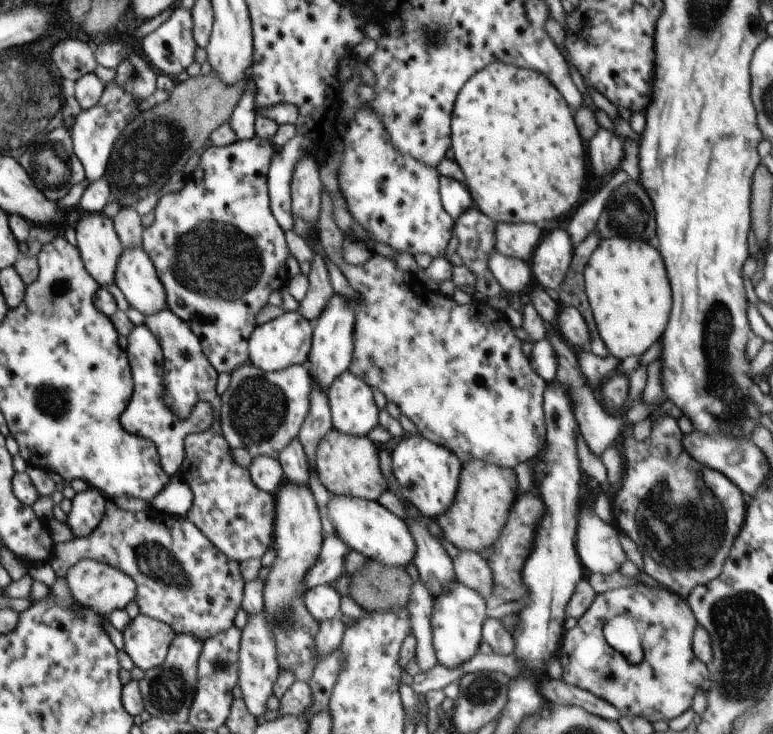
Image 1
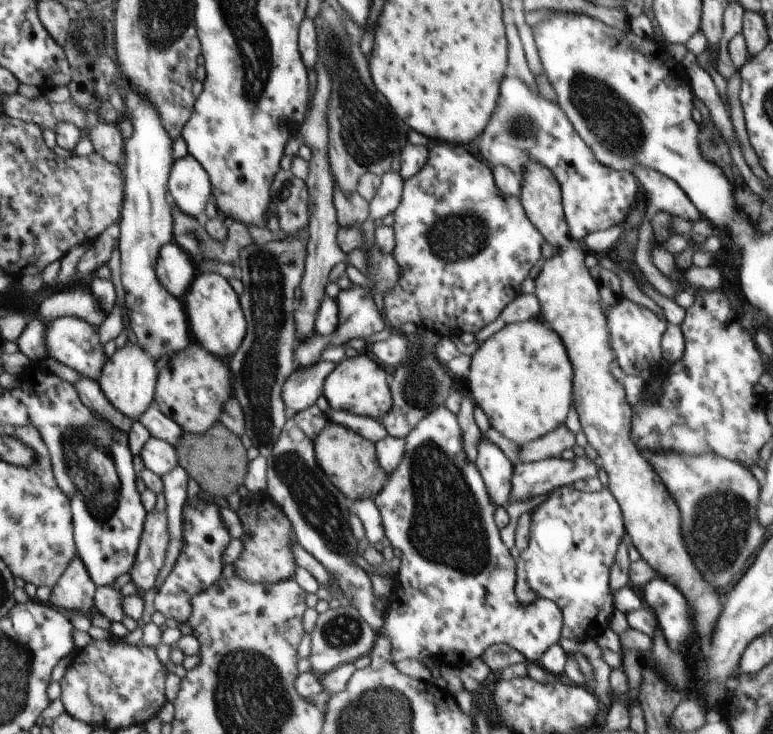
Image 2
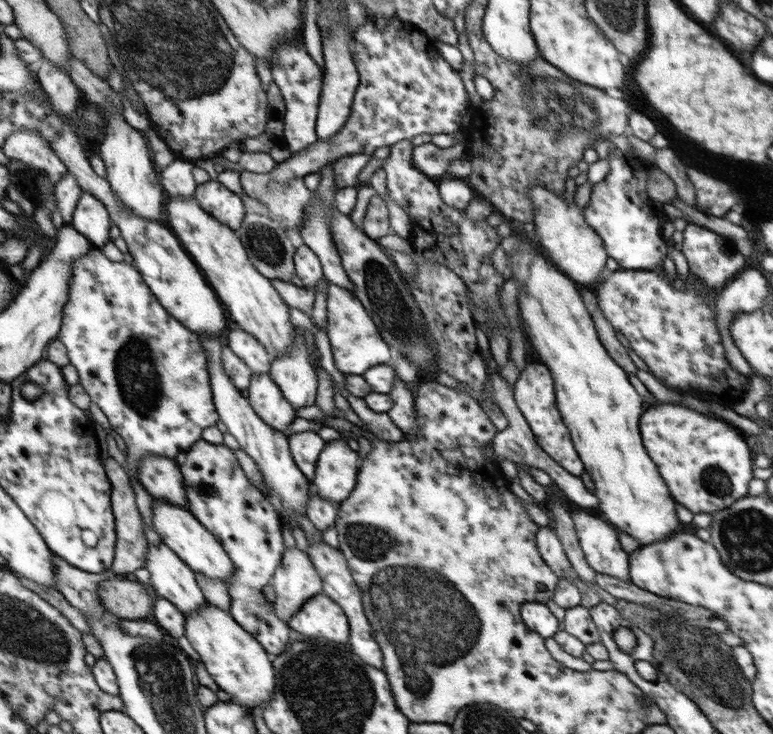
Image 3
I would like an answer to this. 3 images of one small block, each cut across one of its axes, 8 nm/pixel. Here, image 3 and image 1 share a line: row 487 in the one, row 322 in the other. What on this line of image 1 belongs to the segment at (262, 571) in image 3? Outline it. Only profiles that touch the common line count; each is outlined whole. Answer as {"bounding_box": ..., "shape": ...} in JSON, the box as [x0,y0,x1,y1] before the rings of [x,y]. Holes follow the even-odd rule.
{"bounding_box":[142,137,290,374],"shape":[[[253,137],[252,139],[239,139],[233,144],[216,147],[211,145],[206,151],[200,154],[200,164],[194,170],[193,174],[187,178],[186,184],[182,190],[176,193],[163,195],[156,208],[154,209],[155,220],[152,225],[142,230],[142,248],[149,254],[156,266],[157,273],[160,274],[161,284],[165,288],[165,296],[168,298],[167,309],[176,313],[186,325],[193,330],[194,334],[201,340],[201,348],[205,352],[206,359],[210,365],[219,373],[231,374],[238,367],[244,365],[248,360],[248,350],[250,332],[254,332],[254,316],[266,305],[268,296],[275,290],[282,290],[290,280],[286,260],[290,254],[286,240],[285,232],[276,223],[269,208],[269,186],[268,175],[272,156],[275,154],[268,141]]]}

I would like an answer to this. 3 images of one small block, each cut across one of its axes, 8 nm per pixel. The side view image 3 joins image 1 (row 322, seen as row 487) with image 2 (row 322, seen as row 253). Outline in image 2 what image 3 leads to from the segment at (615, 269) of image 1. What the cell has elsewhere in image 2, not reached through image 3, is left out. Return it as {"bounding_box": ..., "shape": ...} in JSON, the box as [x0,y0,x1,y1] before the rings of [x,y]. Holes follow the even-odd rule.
{"bounding_box":[461,318,573,448],"shape":[[[535,318],[525,322],[516,322],[507,324],[495,332],[484,344],[479,345],[476,352],[472,355],[470,363],[469,373],[466,378],[461,380],[466,386],[466,392],[471,396],[475,406],[482,408],[484,414],[488,417],[490,426],[497,430],[502,436],[506,436],[508,440],[516,442],[516,444],[522,448],[526,444],[533,442],[534,440],[543,438],[546,434],[553,432],[556,428],[565,424],[569,410],[572,407],[572,395],[573,395],[573,369],[566,353],[566,348],[562,343],[562,340],[558,337],[556,332],[553,332],[548,325],[544,324],[541,319]]]}

